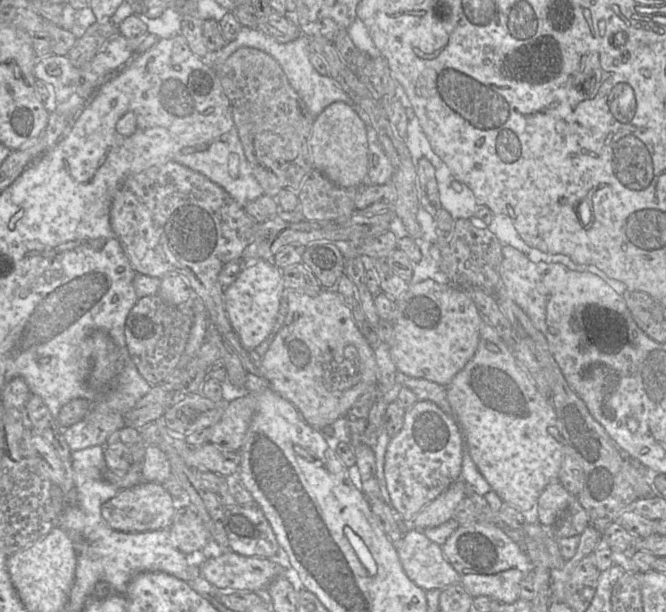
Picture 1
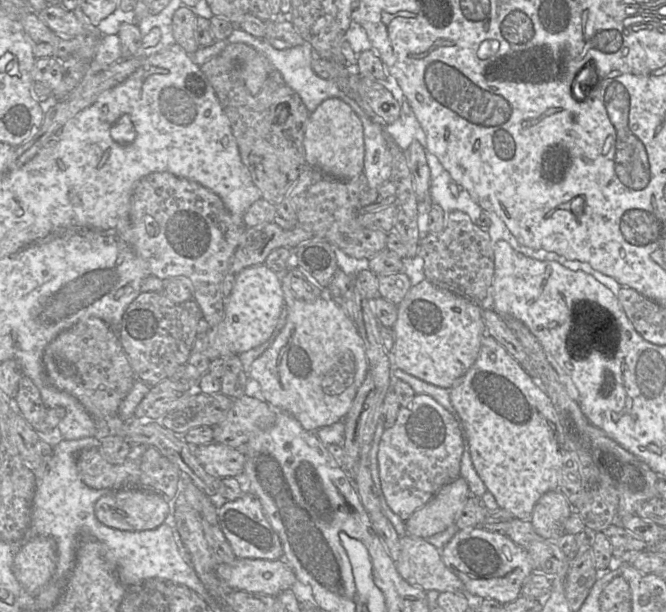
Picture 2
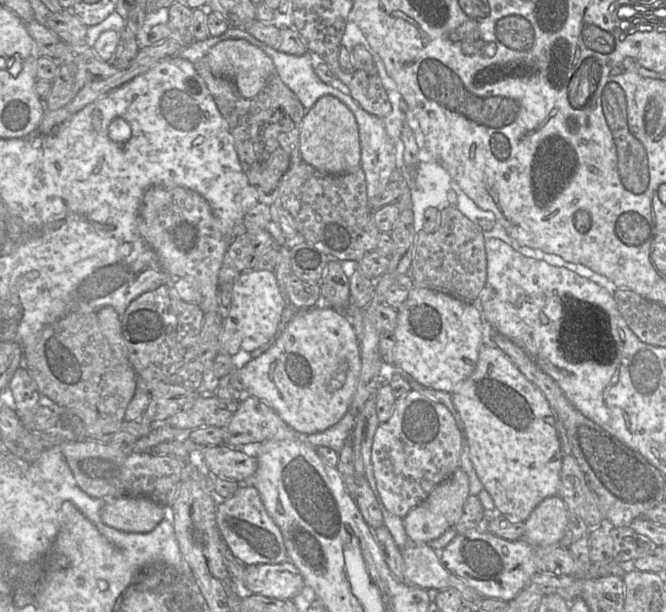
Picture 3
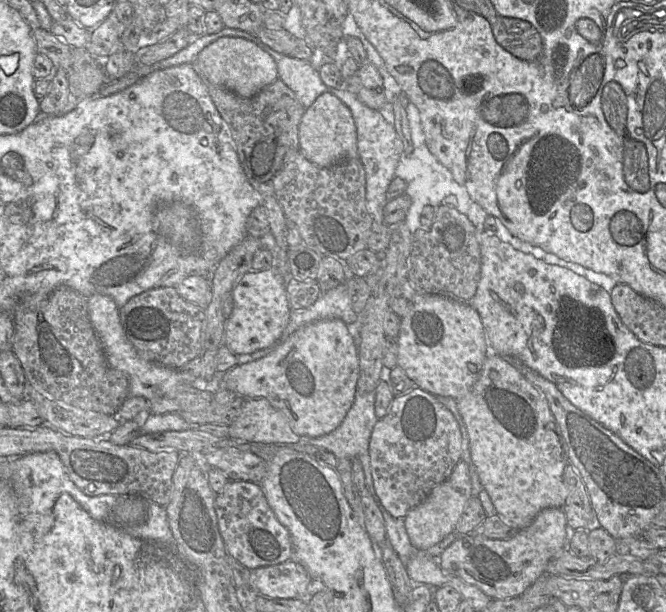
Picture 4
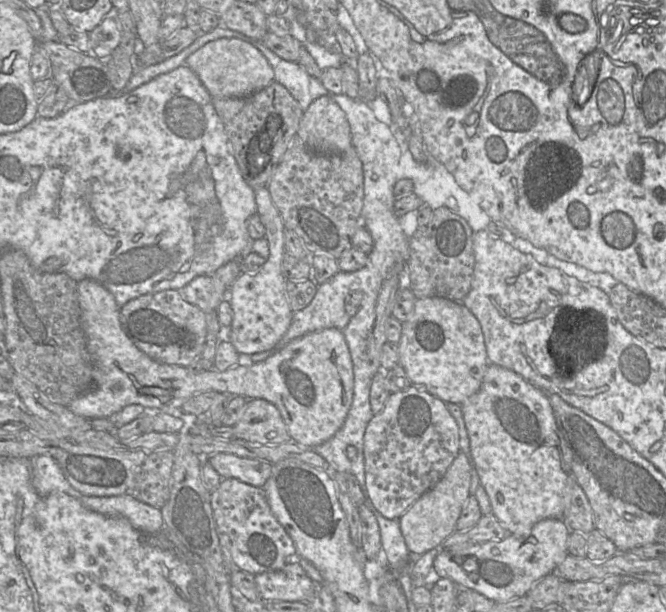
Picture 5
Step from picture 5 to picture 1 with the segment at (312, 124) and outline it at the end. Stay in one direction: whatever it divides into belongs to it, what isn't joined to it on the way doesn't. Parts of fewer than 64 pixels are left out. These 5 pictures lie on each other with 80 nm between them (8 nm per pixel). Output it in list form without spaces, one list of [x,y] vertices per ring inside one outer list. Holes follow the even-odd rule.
[[[333,102],[315,117],[308,150],[313,168],[337,186],[355,188],[367,183],[367,131],[358,114],[346,103]]]

